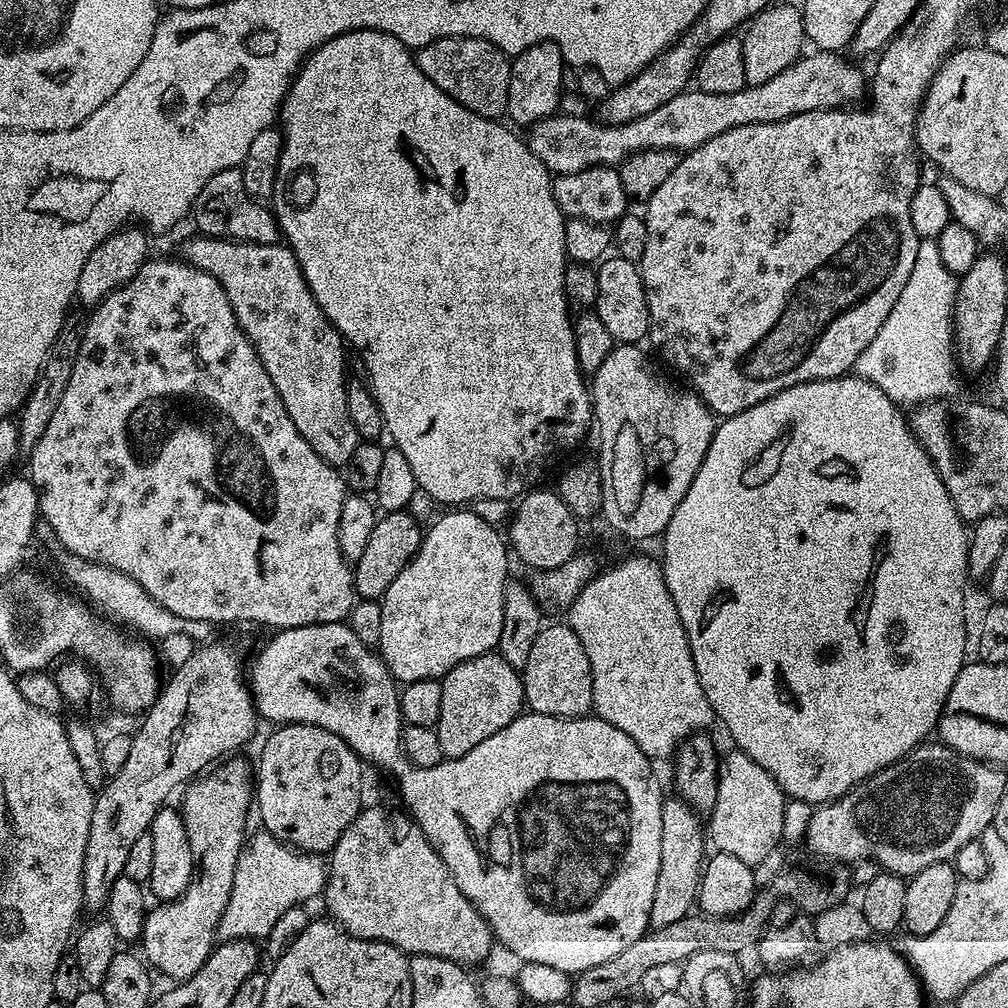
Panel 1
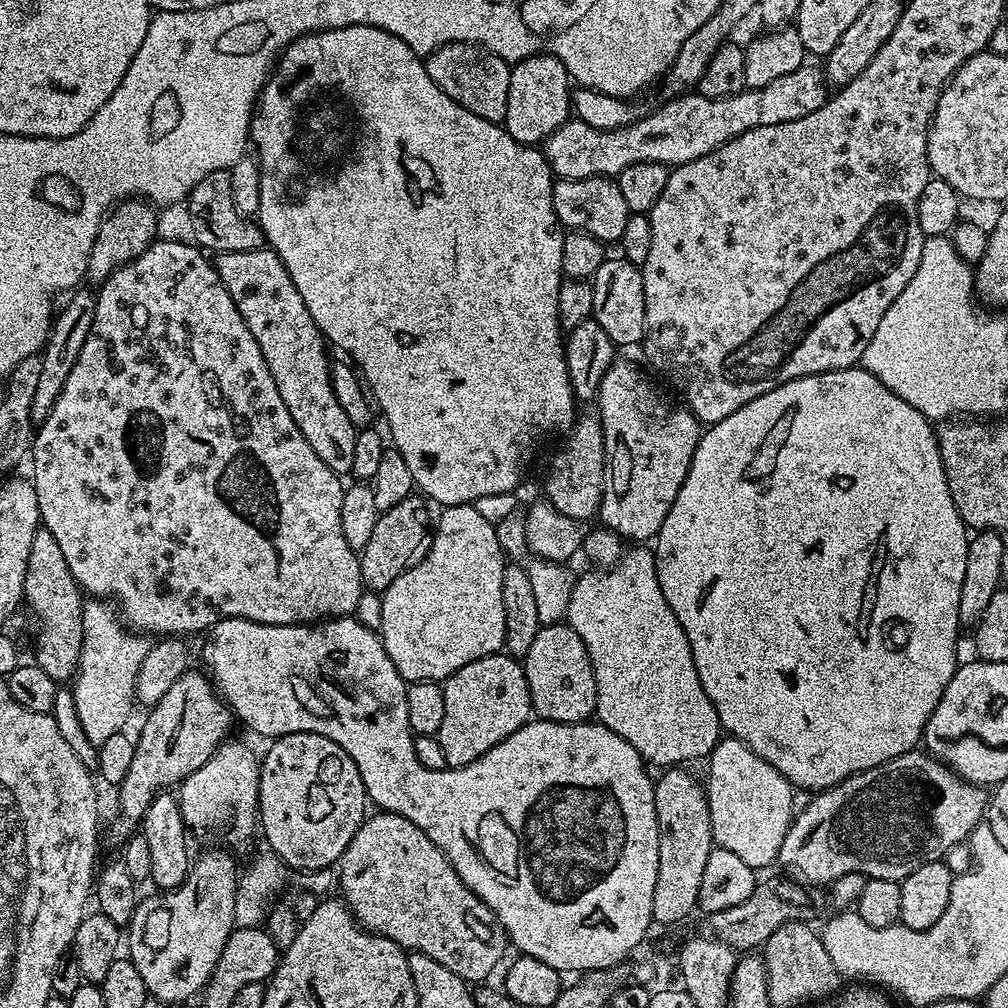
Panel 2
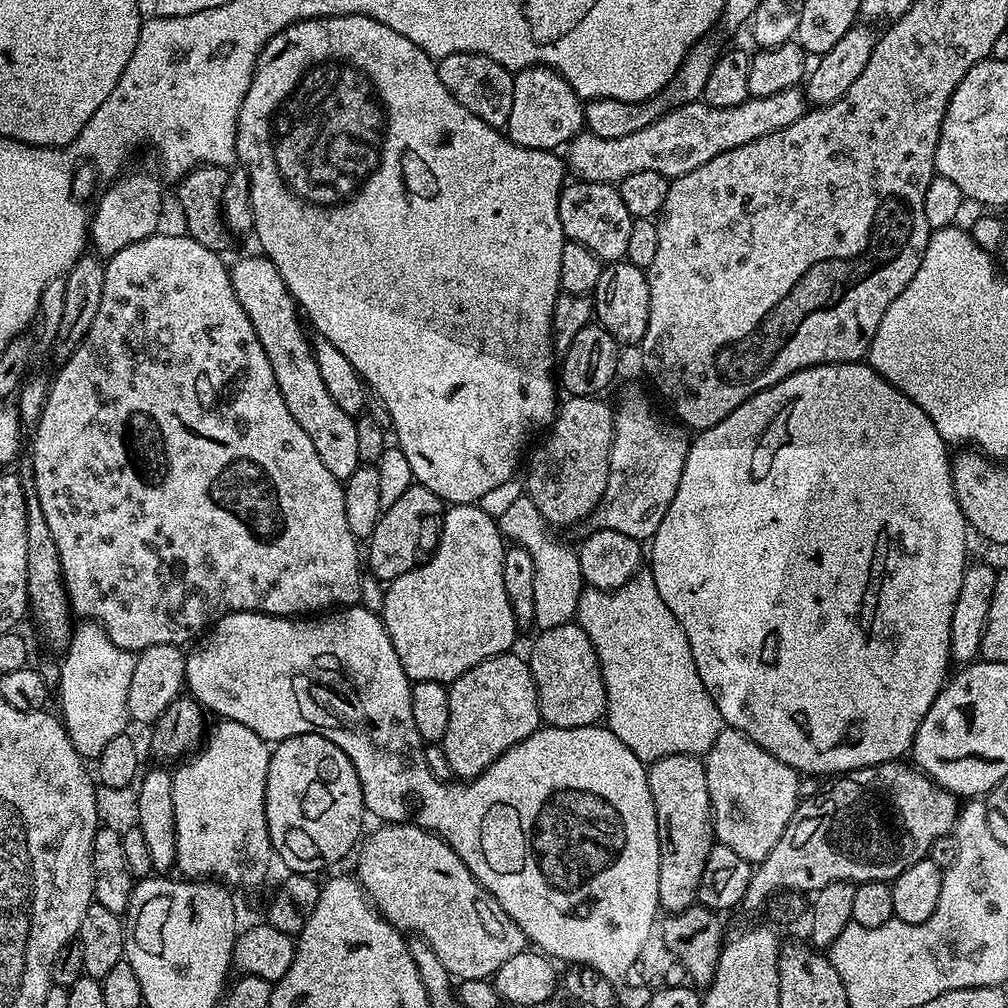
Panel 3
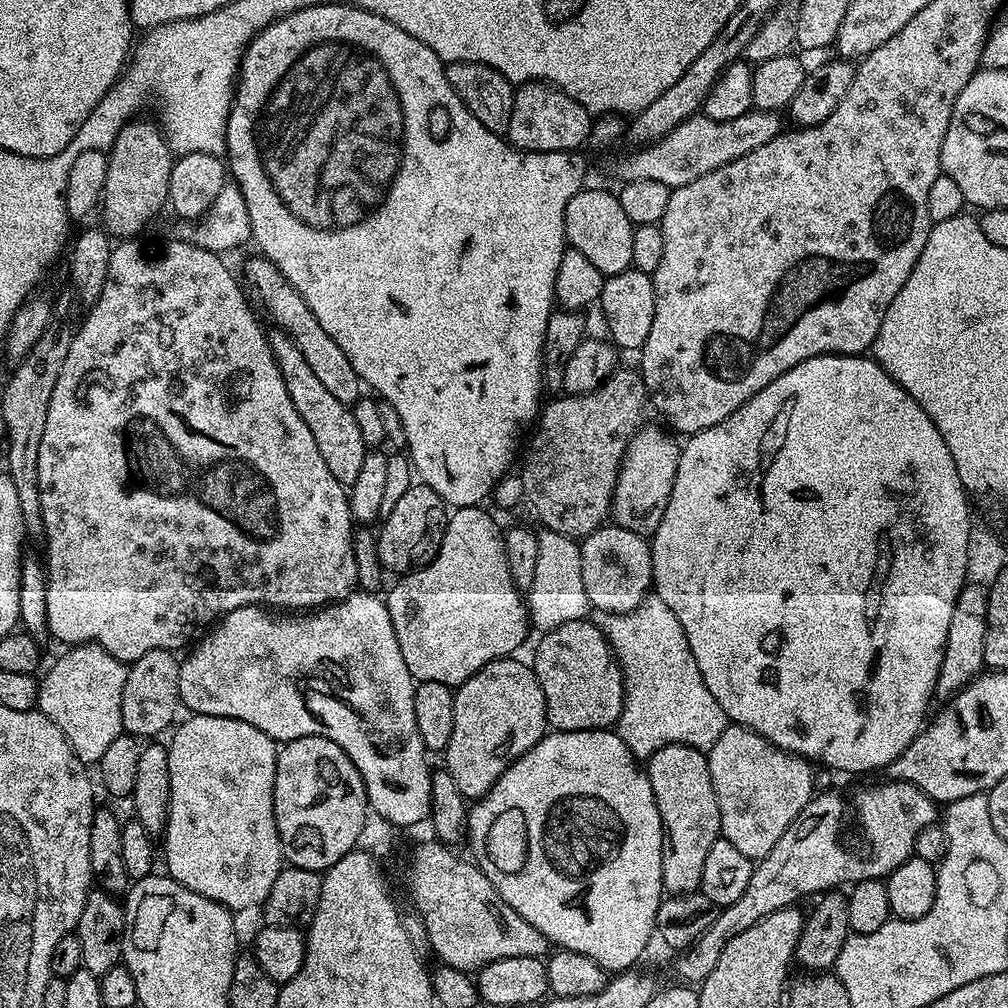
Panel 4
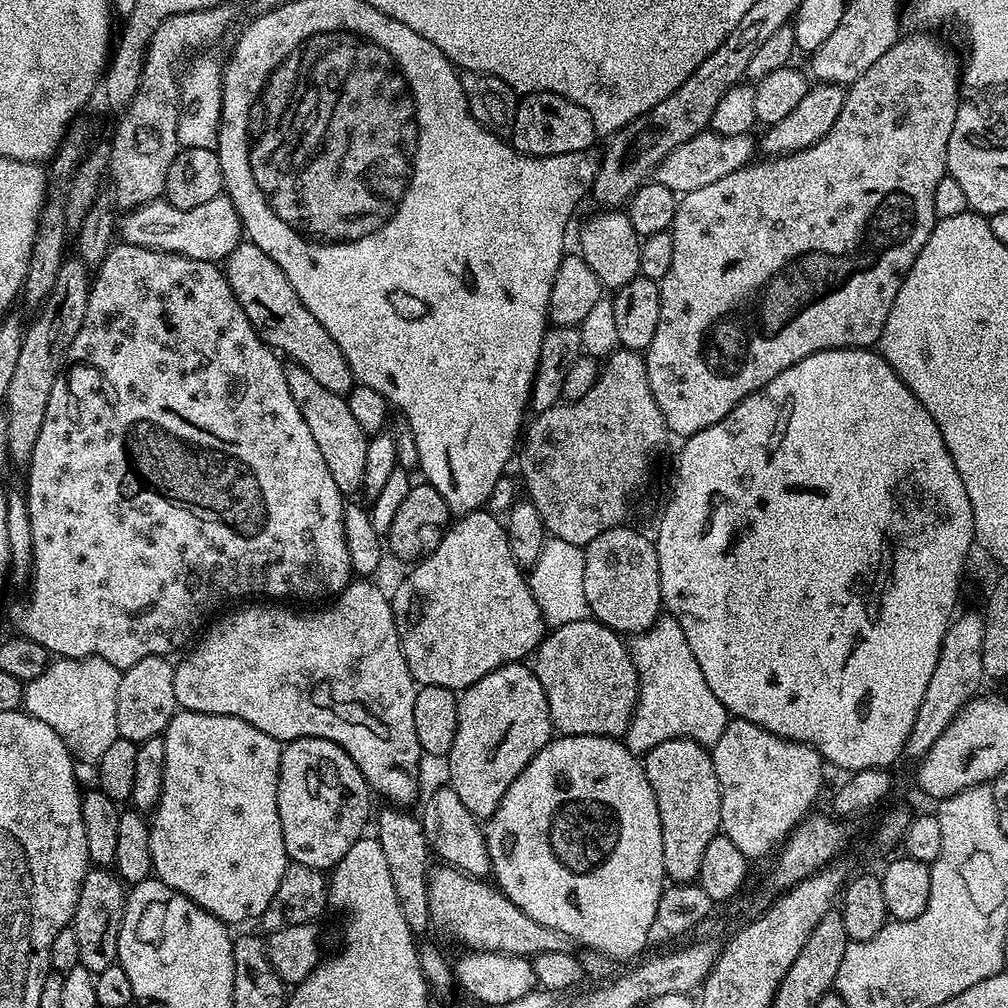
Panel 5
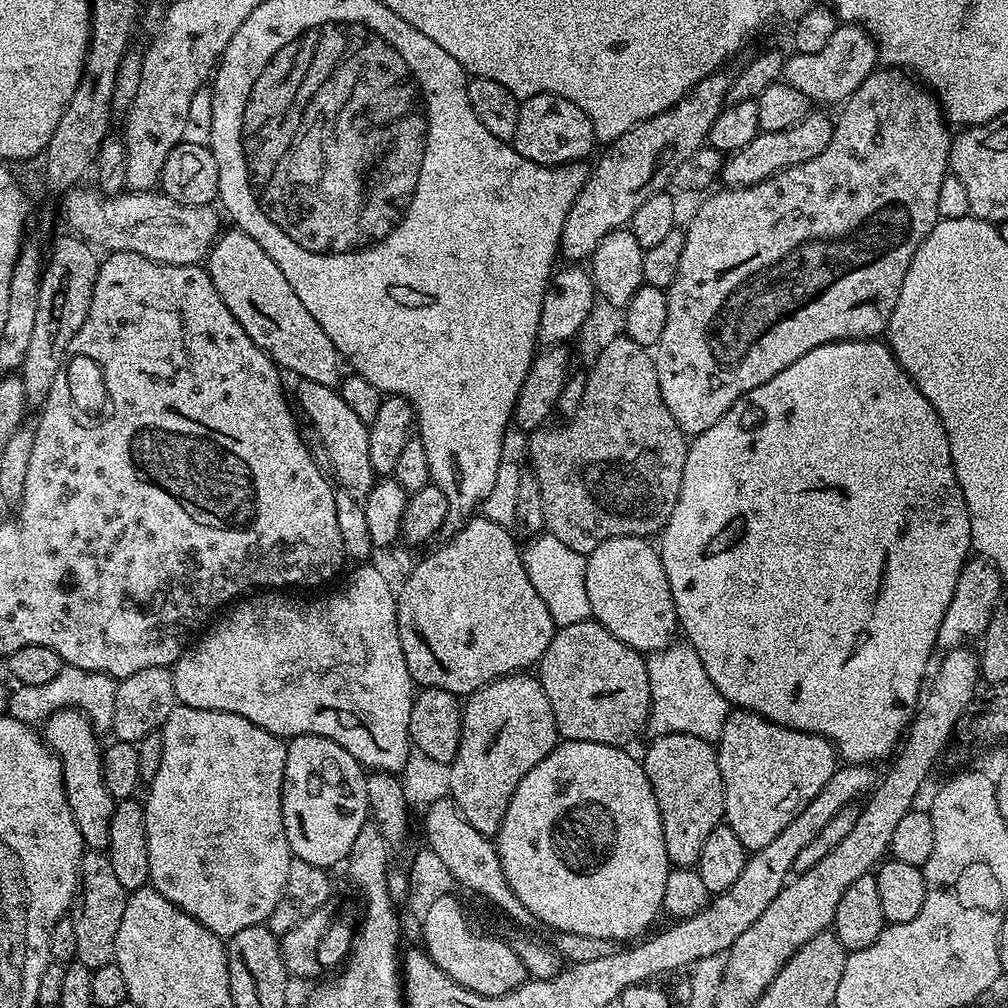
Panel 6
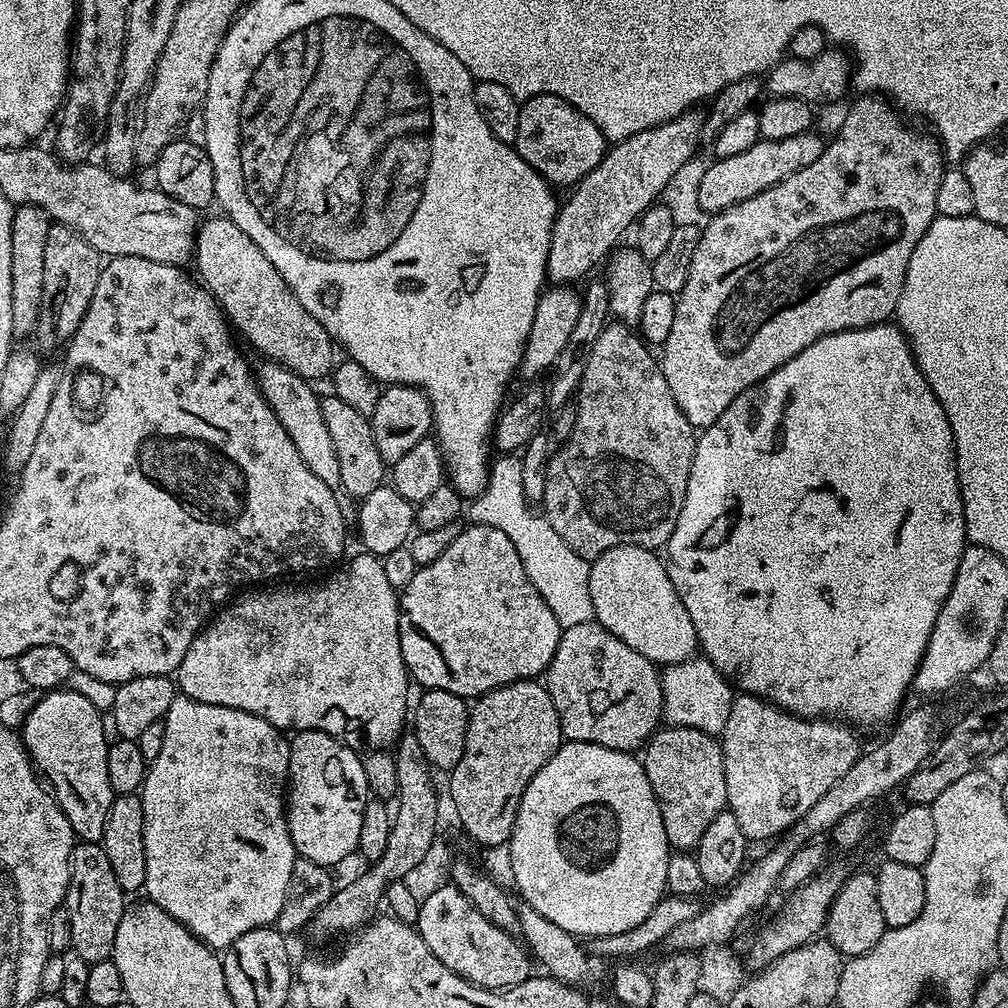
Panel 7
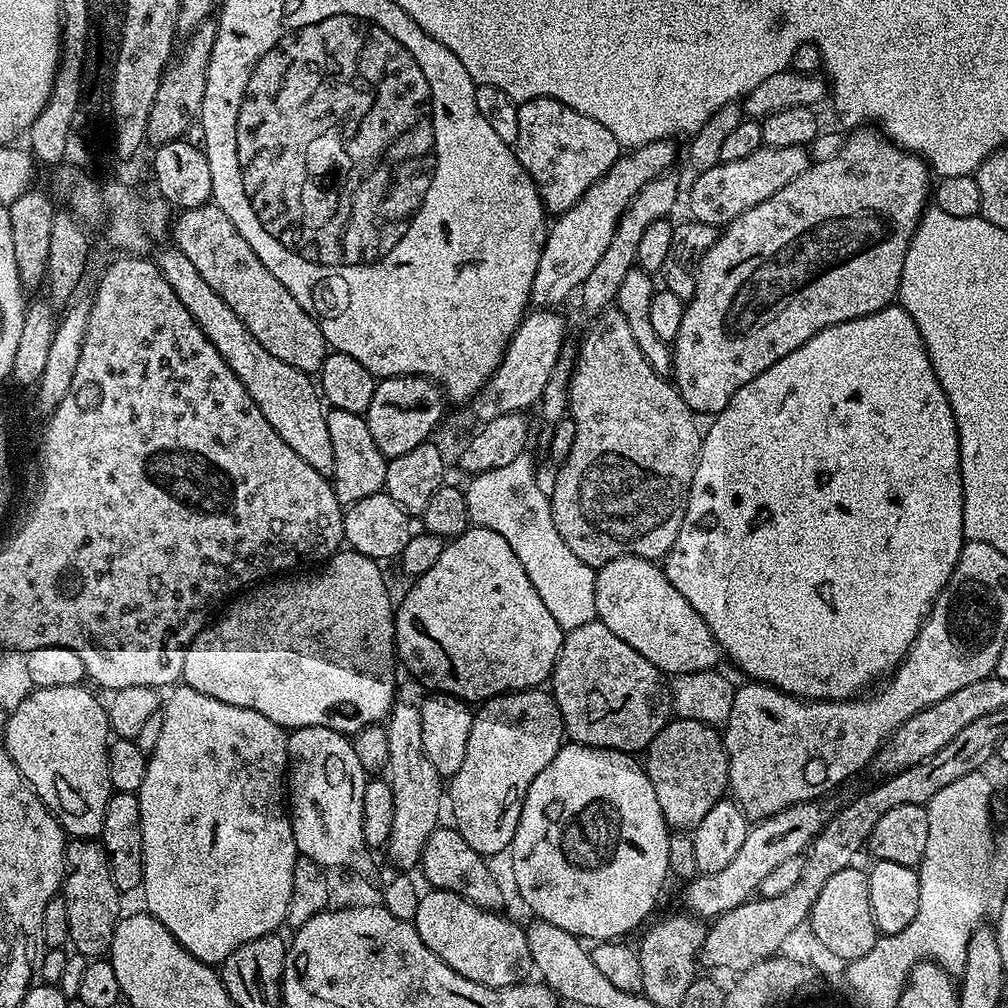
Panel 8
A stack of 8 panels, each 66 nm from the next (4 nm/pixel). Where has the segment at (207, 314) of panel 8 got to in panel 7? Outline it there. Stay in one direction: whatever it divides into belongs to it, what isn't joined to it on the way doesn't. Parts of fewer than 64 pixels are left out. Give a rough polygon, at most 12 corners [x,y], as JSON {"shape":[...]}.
{"shape":[[261,361],[254,379],[290,440],[330,487],[346,520],[338,454],[321,397],[281,364]]}

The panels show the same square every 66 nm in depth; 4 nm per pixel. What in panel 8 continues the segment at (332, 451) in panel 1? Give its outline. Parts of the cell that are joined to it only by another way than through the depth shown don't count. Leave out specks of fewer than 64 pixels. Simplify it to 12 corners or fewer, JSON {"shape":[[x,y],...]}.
{"shape":[[332,408],[330,480],[341,505],[383,492],[388,460],[367,419]]}

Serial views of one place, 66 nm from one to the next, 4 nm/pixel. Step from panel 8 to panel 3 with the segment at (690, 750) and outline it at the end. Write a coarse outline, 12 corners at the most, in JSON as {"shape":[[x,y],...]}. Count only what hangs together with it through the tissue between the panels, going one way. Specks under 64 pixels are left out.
{"shape":[[703,759],[647,765],[658,902],[697,903],[716,840]]}

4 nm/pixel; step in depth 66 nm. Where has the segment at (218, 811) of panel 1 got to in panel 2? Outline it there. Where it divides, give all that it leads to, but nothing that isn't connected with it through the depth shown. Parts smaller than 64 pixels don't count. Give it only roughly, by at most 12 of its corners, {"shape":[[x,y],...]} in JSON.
{"shape":[[195,857],[141,899],[126,956],[149,997],[199,997],[237,927],[238,867]]}

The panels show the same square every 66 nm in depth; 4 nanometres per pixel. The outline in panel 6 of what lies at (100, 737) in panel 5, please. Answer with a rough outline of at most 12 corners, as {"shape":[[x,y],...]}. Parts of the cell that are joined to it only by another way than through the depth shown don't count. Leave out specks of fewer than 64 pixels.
{"shape":[[63,665],[51,682],[20,684],[7,715],[35,725],[76,708],[109,731],[117,681]]}

